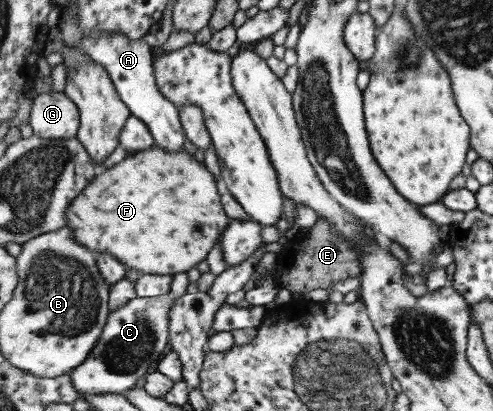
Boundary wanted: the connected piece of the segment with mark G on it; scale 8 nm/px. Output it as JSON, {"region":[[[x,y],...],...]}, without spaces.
{"region":[[[52,90],[33,97],[29,124],[40,138],[70,139],[79,134],[81,113],[66,93]]]}

